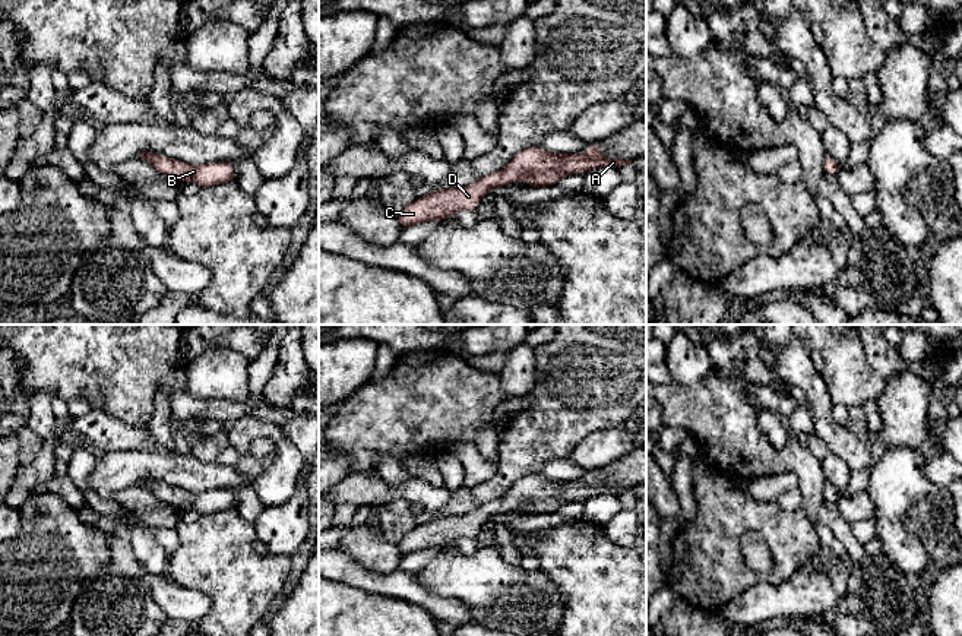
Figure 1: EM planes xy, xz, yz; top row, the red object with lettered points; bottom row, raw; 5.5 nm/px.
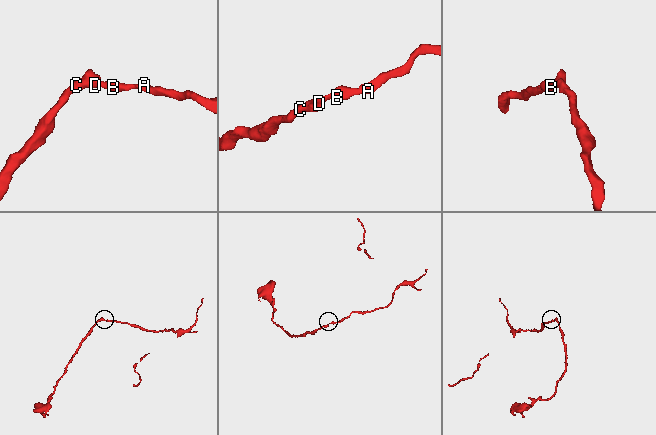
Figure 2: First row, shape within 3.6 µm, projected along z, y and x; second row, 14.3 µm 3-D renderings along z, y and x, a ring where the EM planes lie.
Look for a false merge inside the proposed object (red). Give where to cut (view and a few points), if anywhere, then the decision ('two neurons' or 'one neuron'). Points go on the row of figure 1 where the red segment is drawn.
cut none; one neuron

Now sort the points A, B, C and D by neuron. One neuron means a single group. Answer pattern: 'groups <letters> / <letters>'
groups A B C D

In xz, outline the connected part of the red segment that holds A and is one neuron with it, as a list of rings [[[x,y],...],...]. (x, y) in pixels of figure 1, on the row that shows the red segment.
[[[594,143],[585,155],[551,154],[539,146],[520,151],[504,168],[490,174],[462,189],[433,190],[428,196],[418,197],[399,215],[399,225],[408,228],[428,221],[442,222],[459,211],[475,211],[477,205],[499,186],[507,186],[518,180],[528,181],[532,187],[547,187],[570,174],[585,174],[599,167],[621,168],[632,159],[607,159],[602,148]]]

